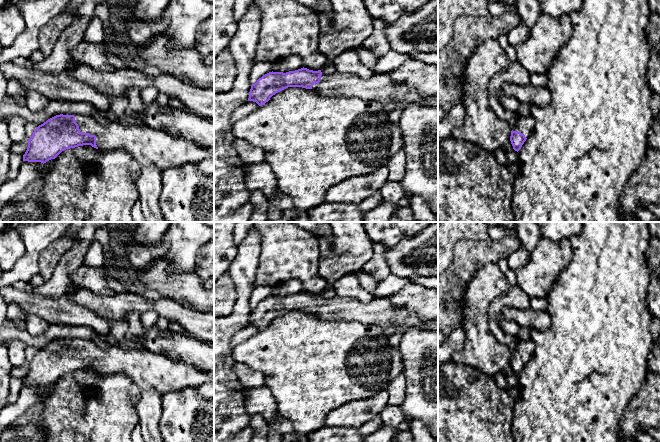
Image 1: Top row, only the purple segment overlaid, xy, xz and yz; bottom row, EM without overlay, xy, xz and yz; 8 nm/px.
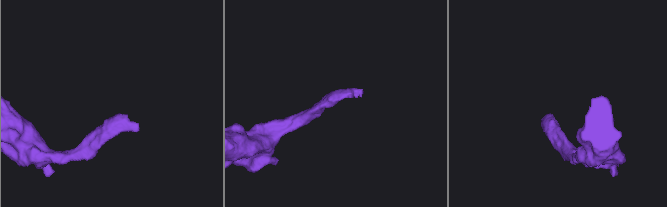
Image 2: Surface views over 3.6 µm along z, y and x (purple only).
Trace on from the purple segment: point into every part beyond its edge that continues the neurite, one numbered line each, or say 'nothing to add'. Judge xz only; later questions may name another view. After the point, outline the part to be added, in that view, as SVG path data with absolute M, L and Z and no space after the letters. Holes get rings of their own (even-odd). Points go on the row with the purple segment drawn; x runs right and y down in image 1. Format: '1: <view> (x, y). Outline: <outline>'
1: xz (381, 88). Outline: M322 73L320 82L314 83L312 89L326 97L358 97L364 101L379 103L422 103L429 98L416 89L397 84L388 73L374 74L369 79L350 73Z

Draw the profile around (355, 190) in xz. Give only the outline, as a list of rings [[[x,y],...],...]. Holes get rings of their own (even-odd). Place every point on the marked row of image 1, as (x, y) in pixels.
[[[379,167],[376,171],[350,177],[334,186],[326,193],[324,203],[342,203],[359,205],[379,191],[388,181],[389,169]]]

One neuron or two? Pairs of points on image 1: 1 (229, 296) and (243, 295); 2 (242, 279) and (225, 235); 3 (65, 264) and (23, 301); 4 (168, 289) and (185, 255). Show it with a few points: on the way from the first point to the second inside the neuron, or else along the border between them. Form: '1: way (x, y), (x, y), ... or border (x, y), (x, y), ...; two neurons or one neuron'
1: border (228, 273), (235, 287), (236, 302), (226, 316); two neurons
2: border (238, 245), (236, 256), (226, 272); two neurons
3: border (31, 289), (38, 293), (57, 297); two neurons
4: border (168, 249), (169, 268), (171, 270), (193, 272); two neurons

